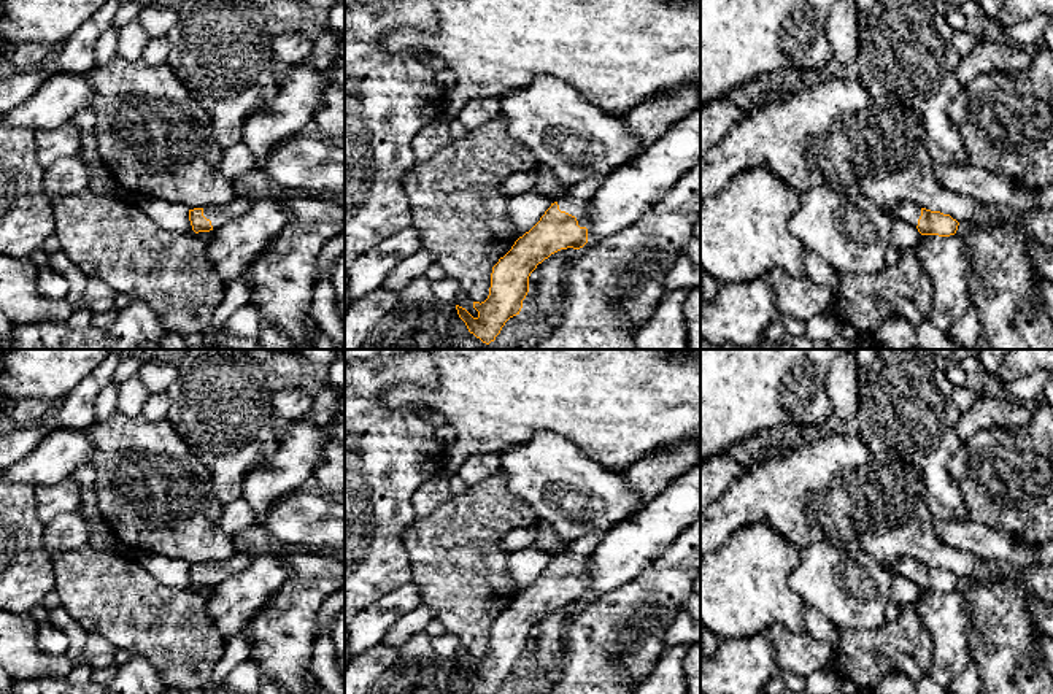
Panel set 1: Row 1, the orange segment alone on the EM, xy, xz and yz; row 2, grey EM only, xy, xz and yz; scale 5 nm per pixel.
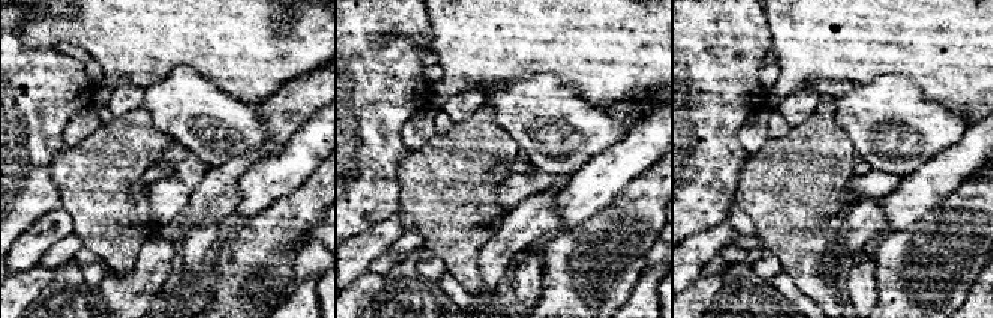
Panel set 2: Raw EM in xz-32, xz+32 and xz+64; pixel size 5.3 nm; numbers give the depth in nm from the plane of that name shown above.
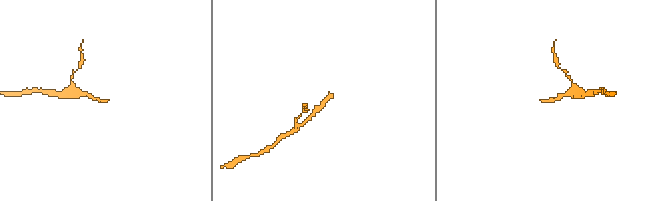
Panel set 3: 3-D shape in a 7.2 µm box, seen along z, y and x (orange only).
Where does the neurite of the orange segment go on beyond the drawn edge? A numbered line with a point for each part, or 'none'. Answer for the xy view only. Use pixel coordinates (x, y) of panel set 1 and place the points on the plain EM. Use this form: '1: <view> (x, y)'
1: xy (219, 570)

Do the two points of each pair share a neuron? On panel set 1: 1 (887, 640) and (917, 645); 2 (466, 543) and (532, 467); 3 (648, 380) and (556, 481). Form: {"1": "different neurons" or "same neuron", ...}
{"1": "same neuron", "2": "different neurons", "3": "different neurons"}

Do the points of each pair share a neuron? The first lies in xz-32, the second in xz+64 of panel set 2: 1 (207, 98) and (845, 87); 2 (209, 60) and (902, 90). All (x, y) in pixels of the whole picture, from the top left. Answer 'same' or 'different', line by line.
1: different
2: different

